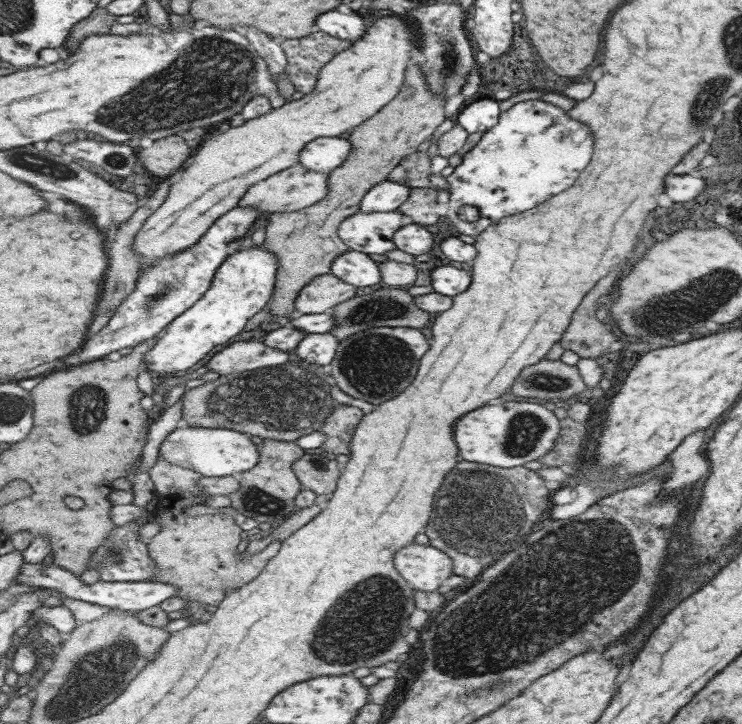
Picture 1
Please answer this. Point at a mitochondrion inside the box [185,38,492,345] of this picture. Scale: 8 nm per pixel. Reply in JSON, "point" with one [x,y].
{"point":[374,310]}

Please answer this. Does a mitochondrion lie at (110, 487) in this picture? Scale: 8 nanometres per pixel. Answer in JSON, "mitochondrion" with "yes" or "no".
{"mitochondrion":"no"}

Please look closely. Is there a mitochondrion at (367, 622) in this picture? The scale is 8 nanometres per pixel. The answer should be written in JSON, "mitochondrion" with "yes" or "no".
{"mitochondrion":"yes"}

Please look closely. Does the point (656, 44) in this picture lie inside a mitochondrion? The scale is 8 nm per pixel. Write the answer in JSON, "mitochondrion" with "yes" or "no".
{"mitochondrion":"no"}

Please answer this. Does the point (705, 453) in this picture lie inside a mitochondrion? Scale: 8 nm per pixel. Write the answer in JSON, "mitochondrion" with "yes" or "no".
{"mitochondrion":"no"}

